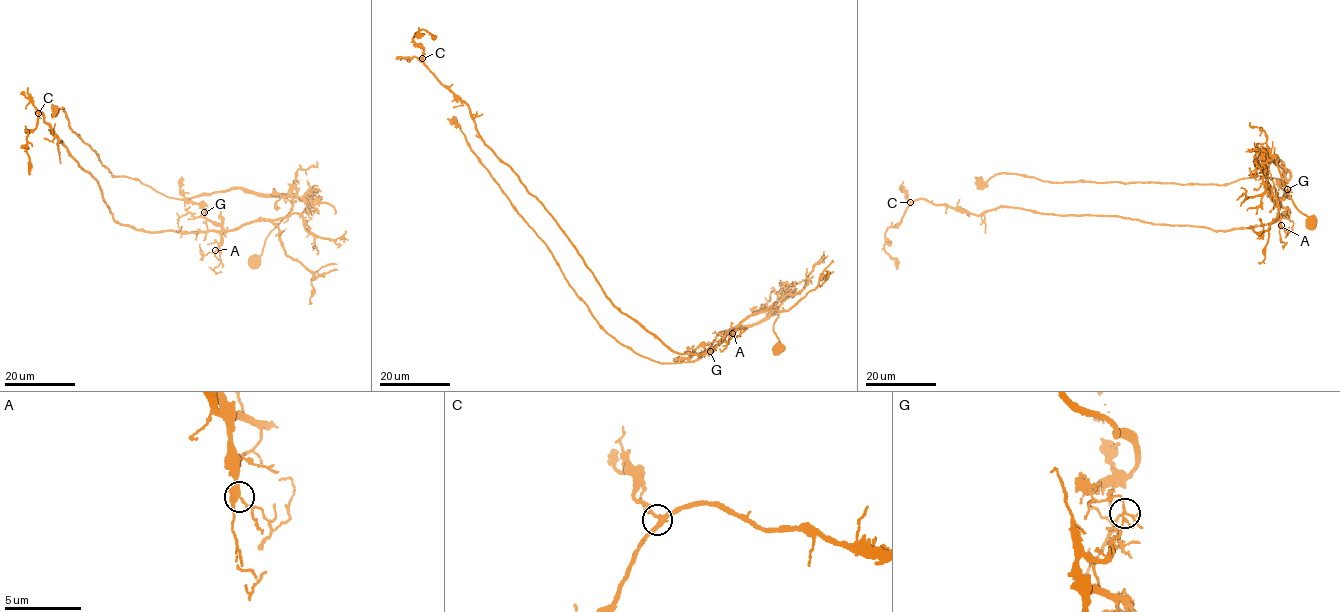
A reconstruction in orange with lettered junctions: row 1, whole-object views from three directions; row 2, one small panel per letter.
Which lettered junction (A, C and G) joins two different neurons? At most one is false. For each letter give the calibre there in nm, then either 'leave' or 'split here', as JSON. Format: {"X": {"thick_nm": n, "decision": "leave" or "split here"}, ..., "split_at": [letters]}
{"A": {"thick_nm": 360, "decision": "leave"}, "C": {"thick_nm": 260, "decision": "leave"}, "G": {"thick_nm": 140, "decision": "split here"}, "split_at": ["G"]}

